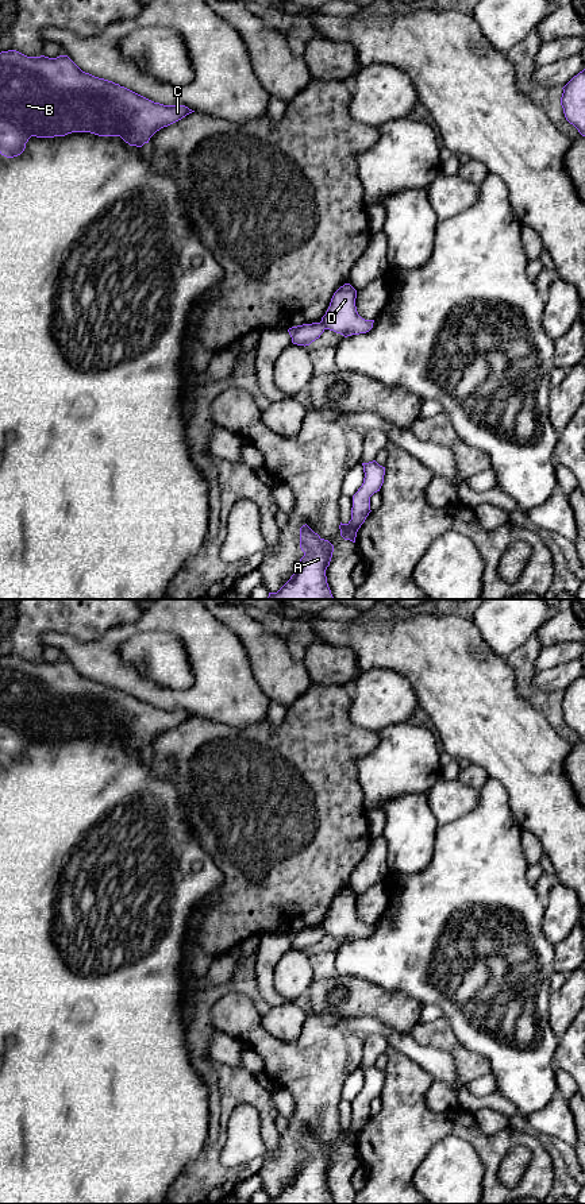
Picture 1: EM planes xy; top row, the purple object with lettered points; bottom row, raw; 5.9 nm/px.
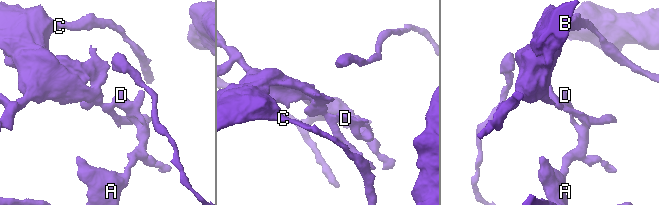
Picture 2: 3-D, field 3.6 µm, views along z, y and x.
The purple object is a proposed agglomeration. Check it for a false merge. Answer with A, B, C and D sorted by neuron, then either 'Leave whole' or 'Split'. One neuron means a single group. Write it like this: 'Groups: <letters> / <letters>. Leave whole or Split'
Groups: A D / B C. Split

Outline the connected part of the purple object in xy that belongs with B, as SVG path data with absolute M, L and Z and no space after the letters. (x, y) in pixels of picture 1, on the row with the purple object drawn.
M16 50L0 53L0 154L20 155L31 136L54 138L72 132L120 136L142 147L163 127L195 111L185 105L154 103L119 84L82 72L68 55L27 57Z

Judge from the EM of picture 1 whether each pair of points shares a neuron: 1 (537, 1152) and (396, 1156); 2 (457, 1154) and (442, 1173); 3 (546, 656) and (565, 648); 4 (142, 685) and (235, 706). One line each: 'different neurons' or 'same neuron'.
1: same neuron
2: same neuron
3: same neuron
4: same neuron

